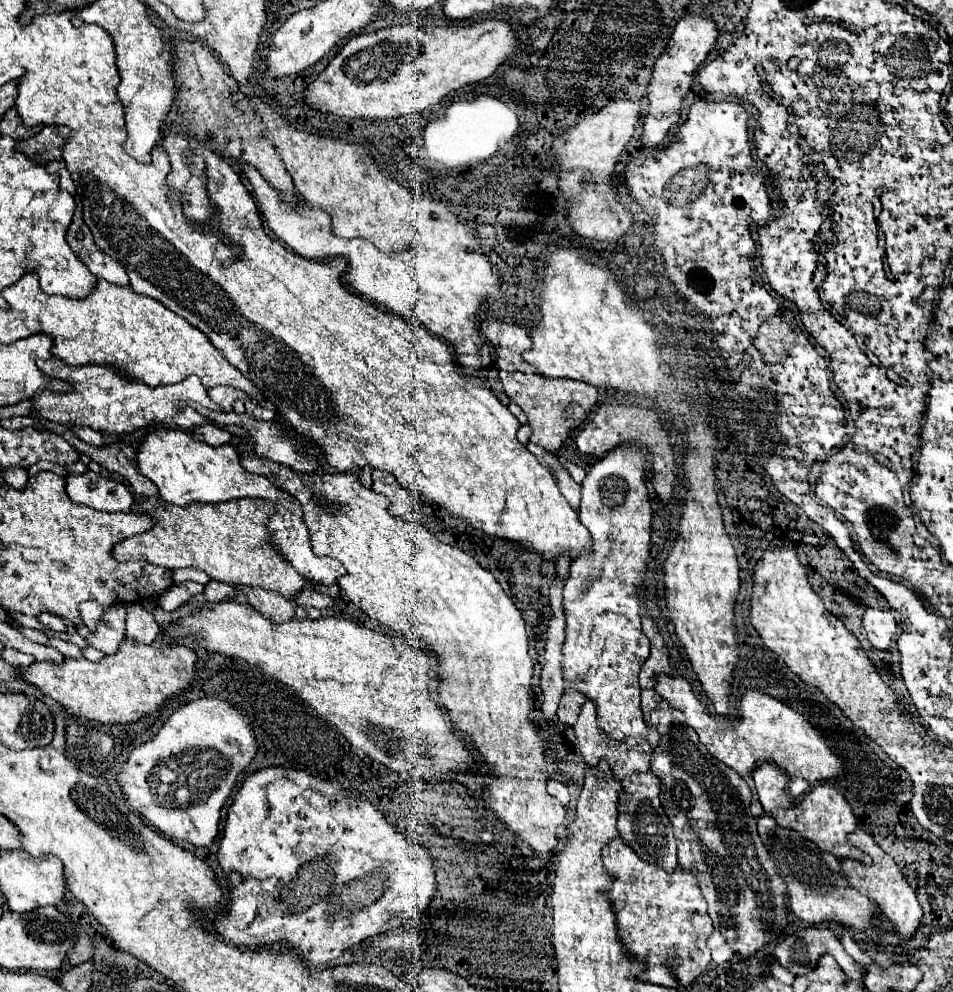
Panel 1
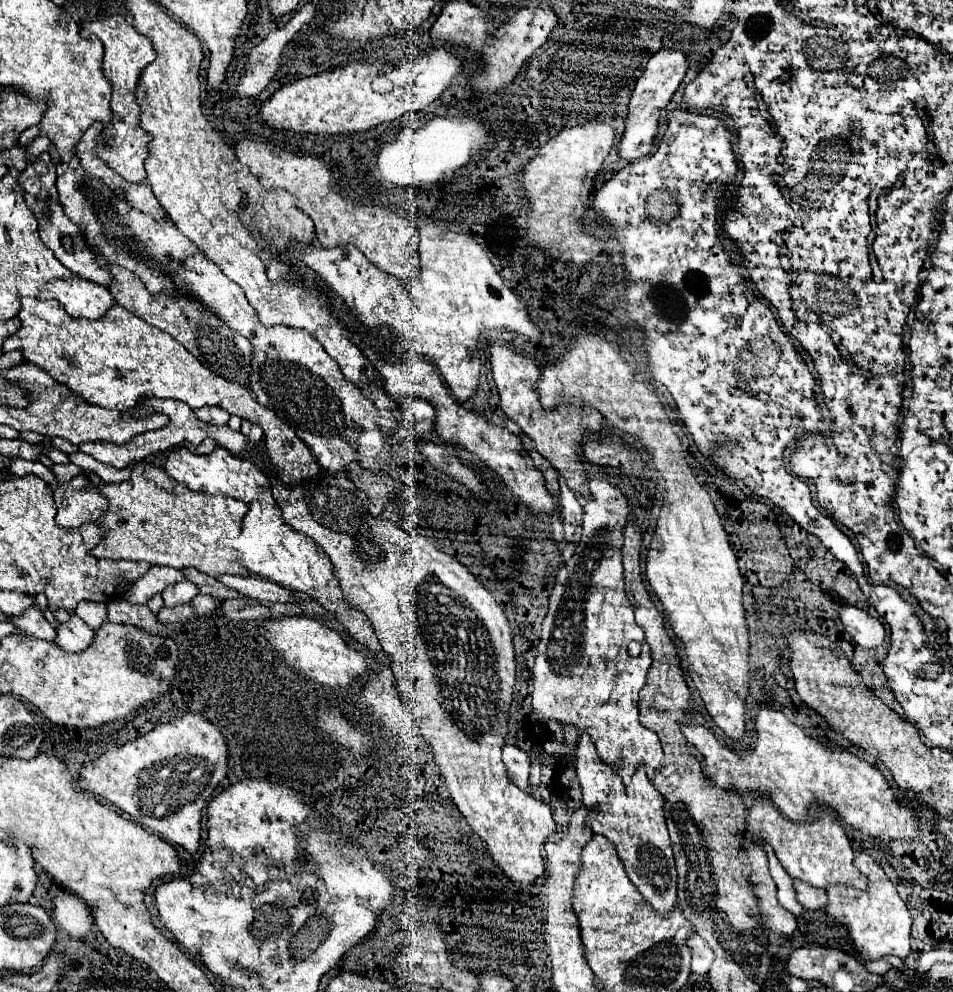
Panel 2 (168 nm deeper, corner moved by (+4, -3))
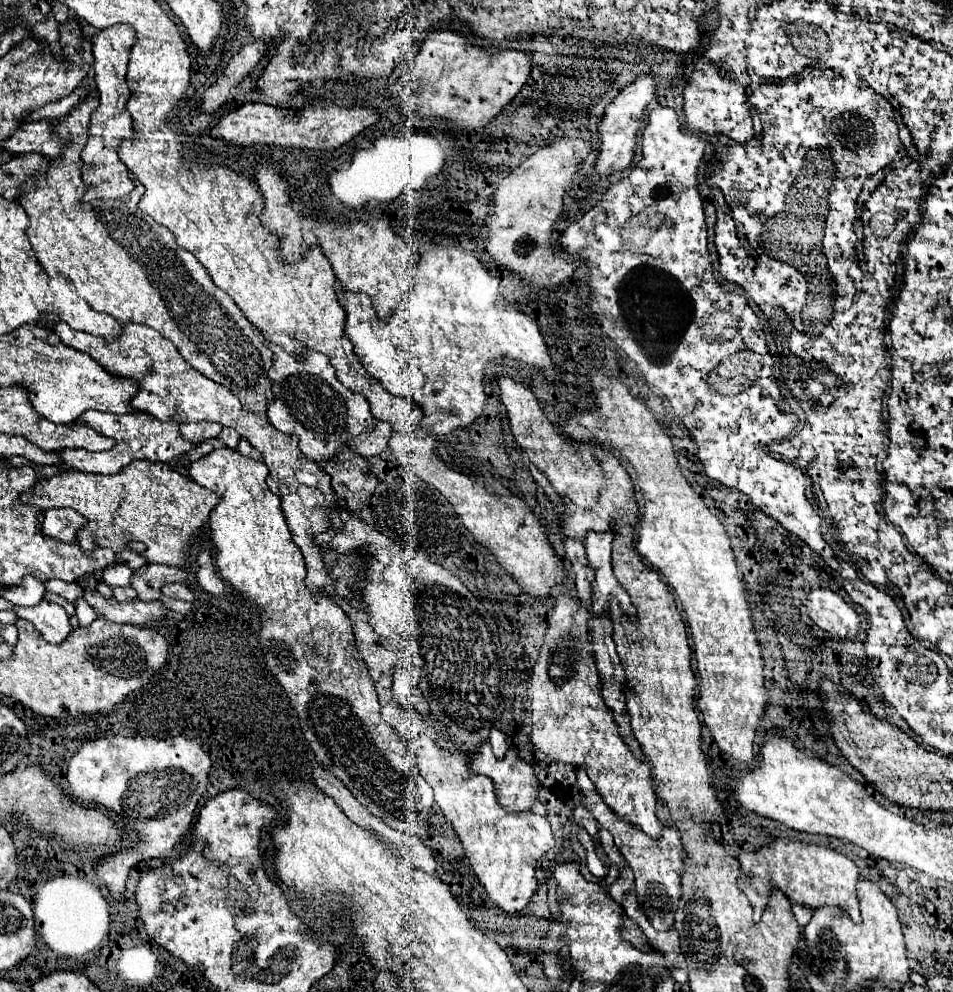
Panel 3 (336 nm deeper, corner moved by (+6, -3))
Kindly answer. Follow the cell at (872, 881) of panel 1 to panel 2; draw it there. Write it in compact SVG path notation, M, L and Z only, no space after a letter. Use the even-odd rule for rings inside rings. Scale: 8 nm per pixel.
M855 852L853 864L869 878L867 890L863 892L849 884L831 884L827 888L827 896L829 896L827 914L833 916L835 922L847 926L859 960L879 960L887 954L907 958L911 926L913 926L913 918L909 914L907 904L897 894L893 882L885 876L881 864L877 864L867 852Z

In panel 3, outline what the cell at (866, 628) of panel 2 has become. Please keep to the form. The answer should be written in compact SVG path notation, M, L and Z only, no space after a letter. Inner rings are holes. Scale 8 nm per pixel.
M815 588L807 594L807 616L815 626L833 636L857 636L859 634L859 614L833 590Z

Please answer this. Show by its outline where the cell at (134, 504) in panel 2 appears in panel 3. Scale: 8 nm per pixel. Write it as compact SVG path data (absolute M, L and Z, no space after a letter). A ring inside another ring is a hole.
M133 460L129 462L119 474L85 474L77 470L61 470L59 474L51 478L37 480L33 486L31 494L21 494L19 502L23 504L35 504L41 510L49 508L73 508L79 514L87 518L87 524L77 530L77 542L83 552L89 552L93 548L111 548L113 552L121 552L125 542L129 538L139 540L145 544L143 556L147 562L159 562L159 564L169 564L169 566L185 566L189 558L189 550L195 544L201 528L209 522L209 514L219 502L217 494L205 490L191 478L175 472L169 464L165 462L149 462L149 460Z

